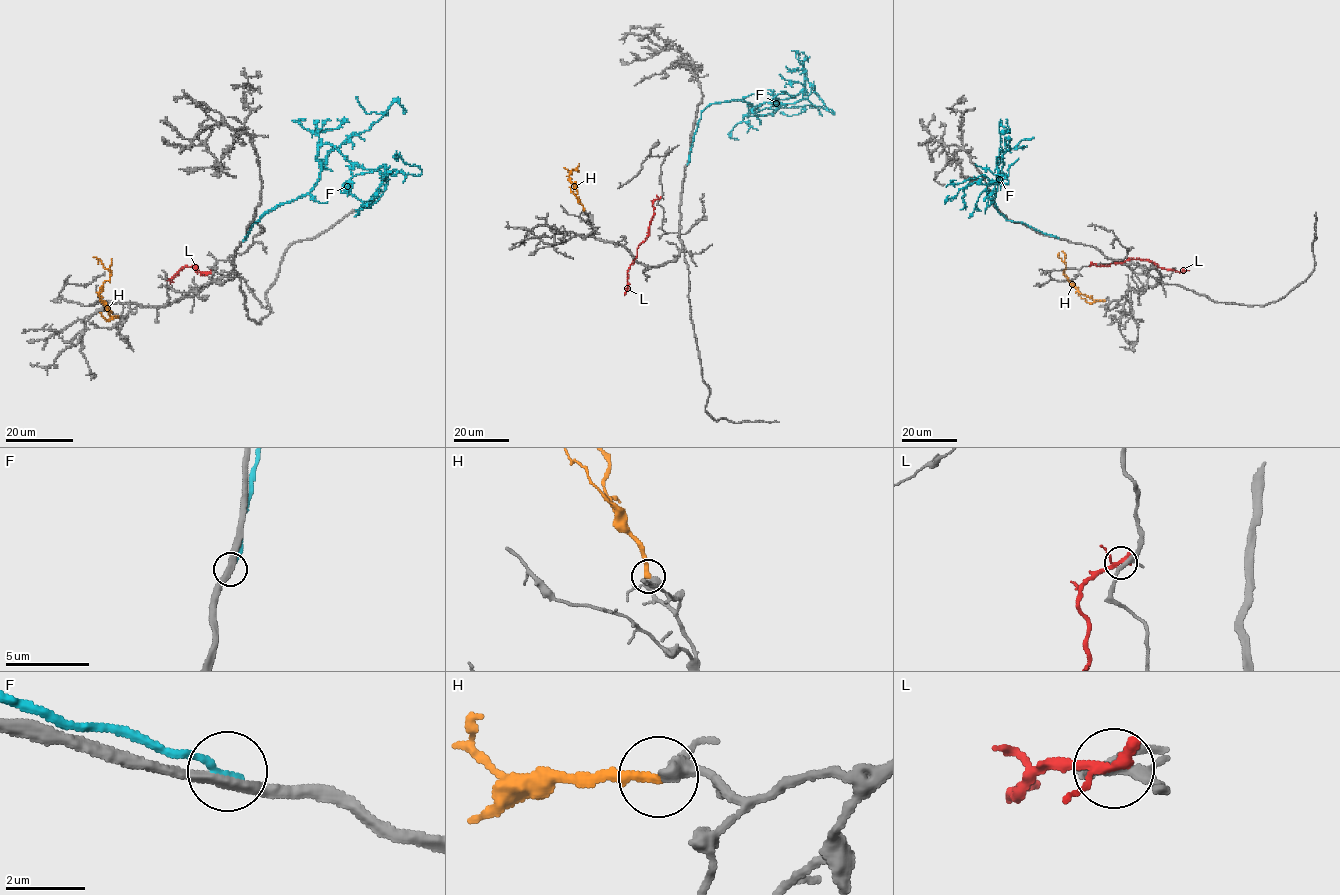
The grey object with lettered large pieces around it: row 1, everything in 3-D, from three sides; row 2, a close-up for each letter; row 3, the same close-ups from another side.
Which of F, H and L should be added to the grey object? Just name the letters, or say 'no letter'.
H

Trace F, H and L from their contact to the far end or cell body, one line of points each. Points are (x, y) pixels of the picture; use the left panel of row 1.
F: (243, 240), (272, 208), (308, 193), (319, 176), (321, 145), (332, 144), (363, 168), (421, 174), (396, 151)
H: (117, 316), (108, 313), (99, 295), (110, 271), (93, 256)
L: (209, 273), (202, 275), (193, 265), (185, 266), (170, 282), (166, 280)

